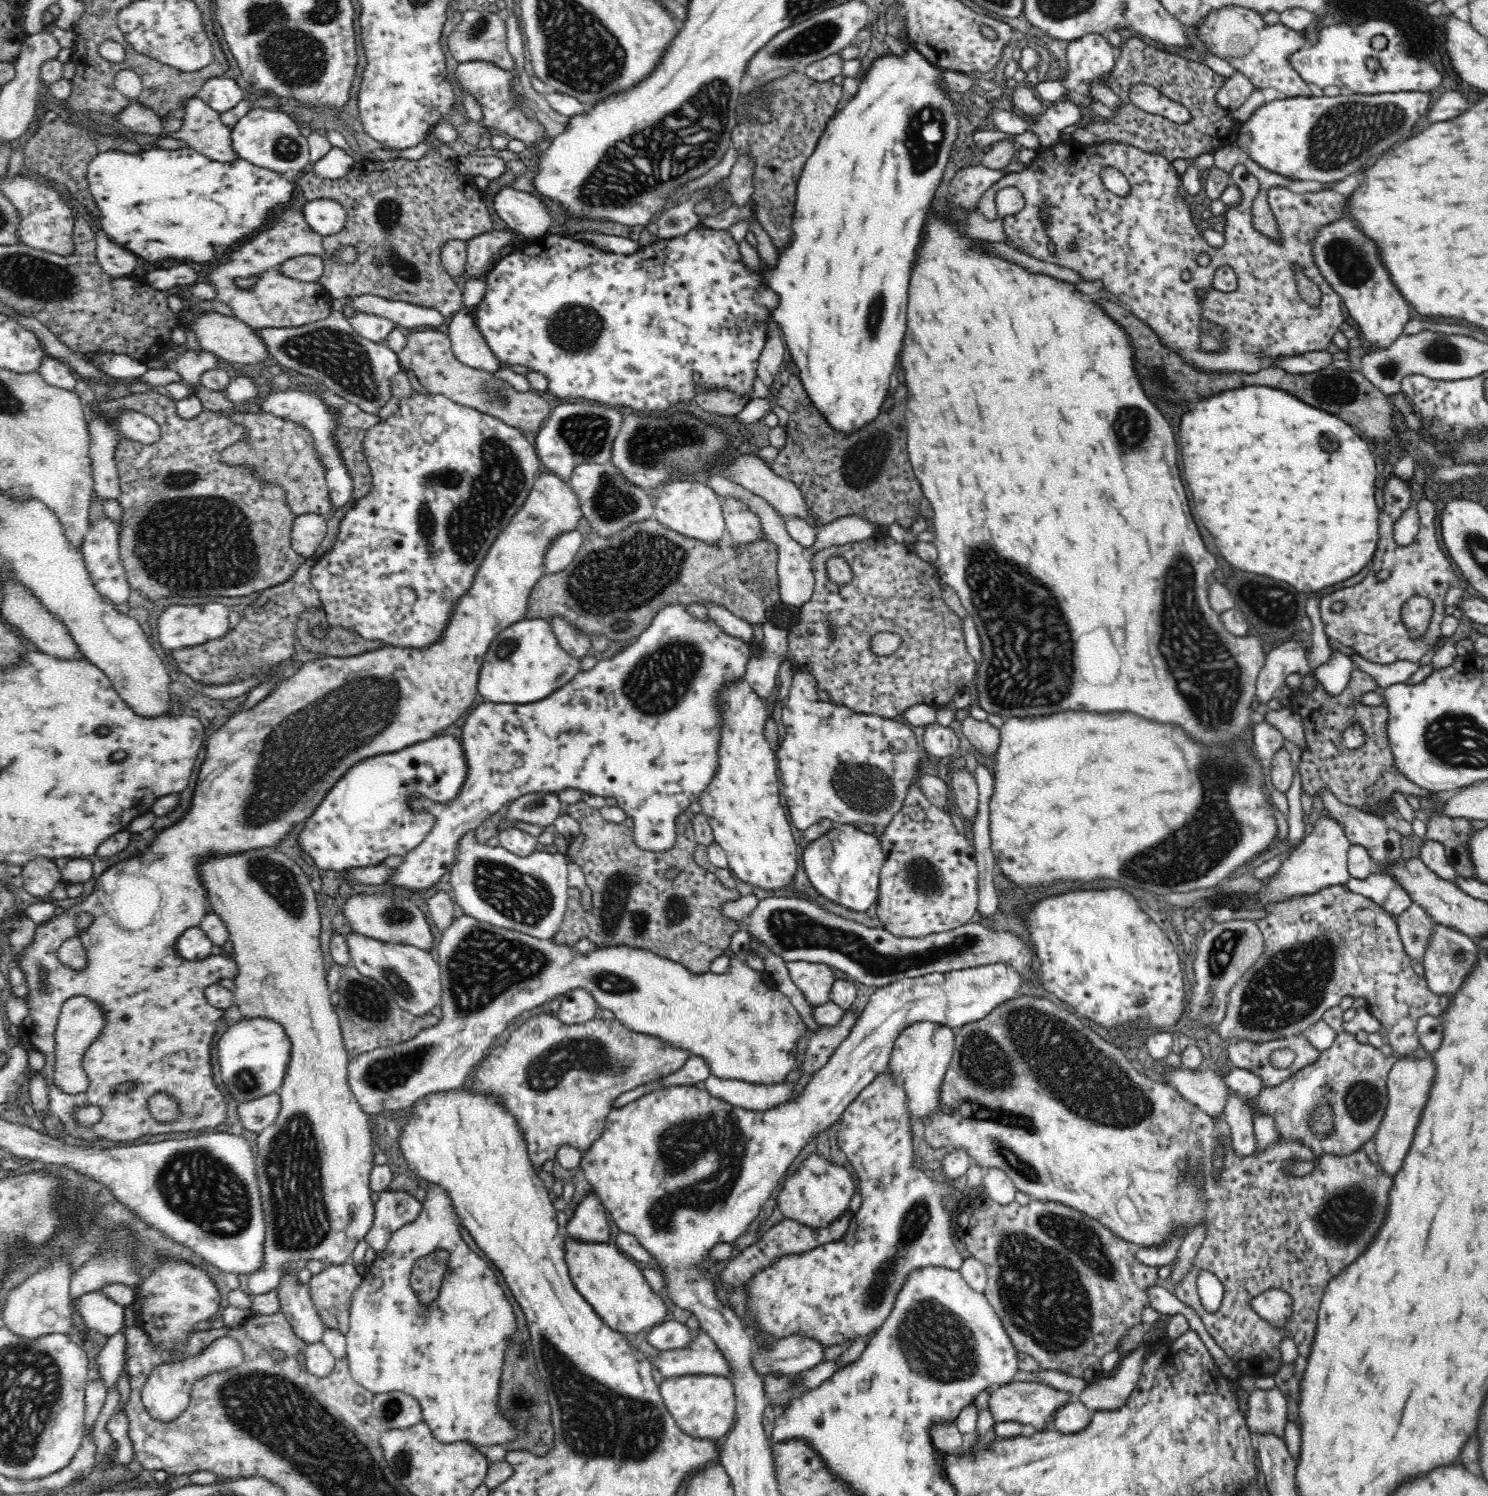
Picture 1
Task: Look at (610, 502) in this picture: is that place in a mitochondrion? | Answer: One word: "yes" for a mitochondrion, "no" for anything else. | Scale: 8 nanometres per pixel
yes

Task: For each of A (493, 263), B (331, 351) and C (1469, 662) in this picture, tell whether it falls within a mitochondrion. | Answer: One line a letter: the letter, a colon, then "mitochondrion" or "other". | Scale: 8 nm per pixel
A: other
B: mitochondrion
C: other

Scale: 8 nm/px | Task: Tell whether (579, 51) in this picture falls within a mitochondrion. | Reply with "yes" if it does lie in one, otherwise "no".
yes

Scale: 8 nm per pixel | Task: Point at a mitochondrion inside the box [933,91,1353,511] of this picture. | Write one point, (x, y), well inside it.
(1133, 431)

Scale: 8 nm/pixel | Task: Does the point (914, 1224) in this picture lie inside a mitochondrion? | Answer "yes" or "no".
yes

